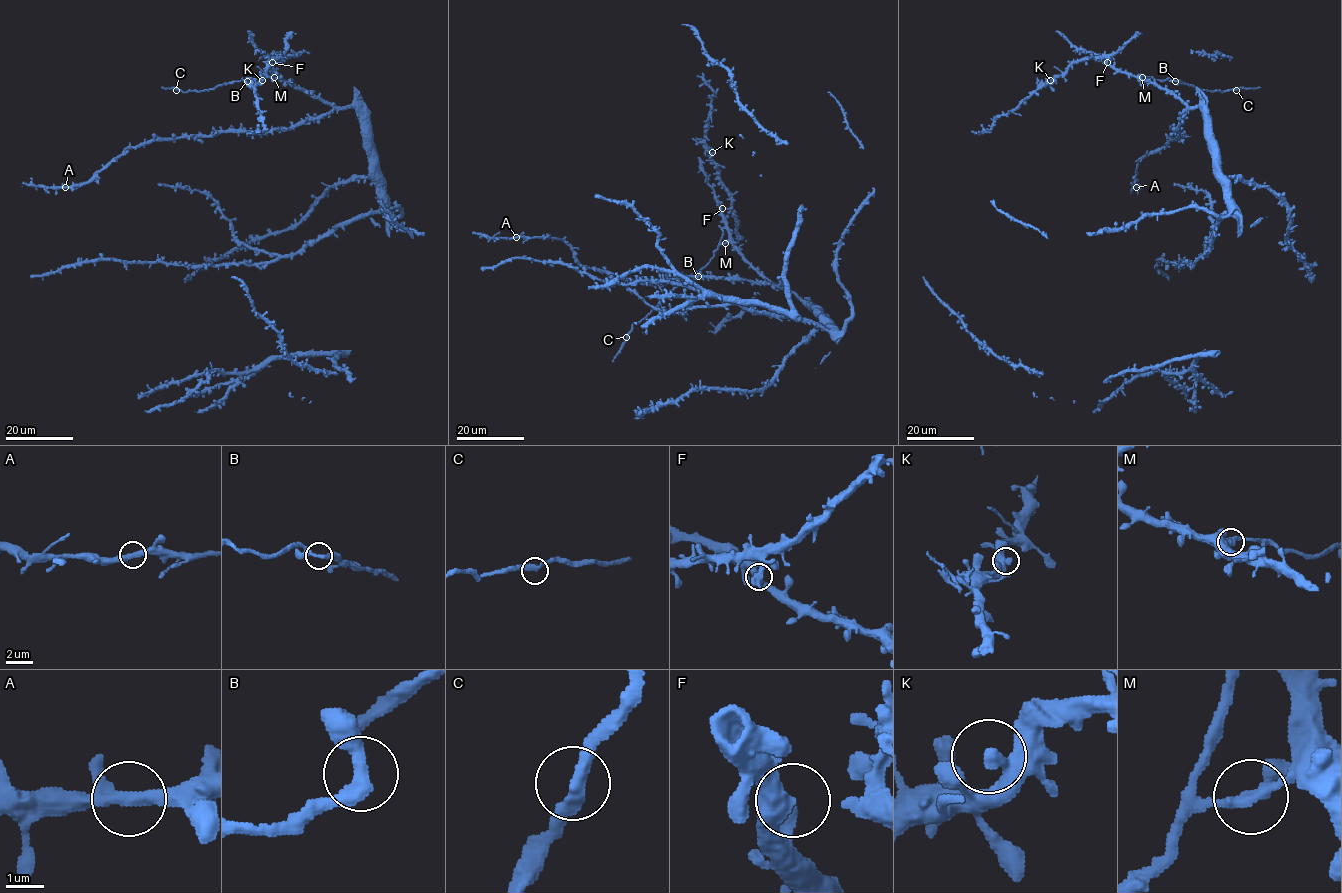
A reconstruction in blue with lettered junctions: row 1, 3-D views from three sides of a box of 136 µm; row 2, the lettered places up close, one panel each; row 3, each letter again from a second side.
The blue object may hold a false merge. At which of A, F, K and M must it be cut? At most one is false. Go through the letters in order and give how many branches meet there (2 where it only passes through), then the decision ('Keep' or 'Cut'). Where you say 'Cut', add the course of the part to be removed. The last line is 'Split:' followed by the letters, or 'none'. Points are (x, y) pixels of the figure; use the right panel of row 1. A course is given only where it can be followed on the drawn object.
A: Branches: 3. Keep
F: Branches: 3. Keep
K: Branches: 2. Keep
M: Branches: 2. Cut. Course of the part to remove: (1141, 77), (1171, 78), (1211, 91), (1261, 88)
Split: M

